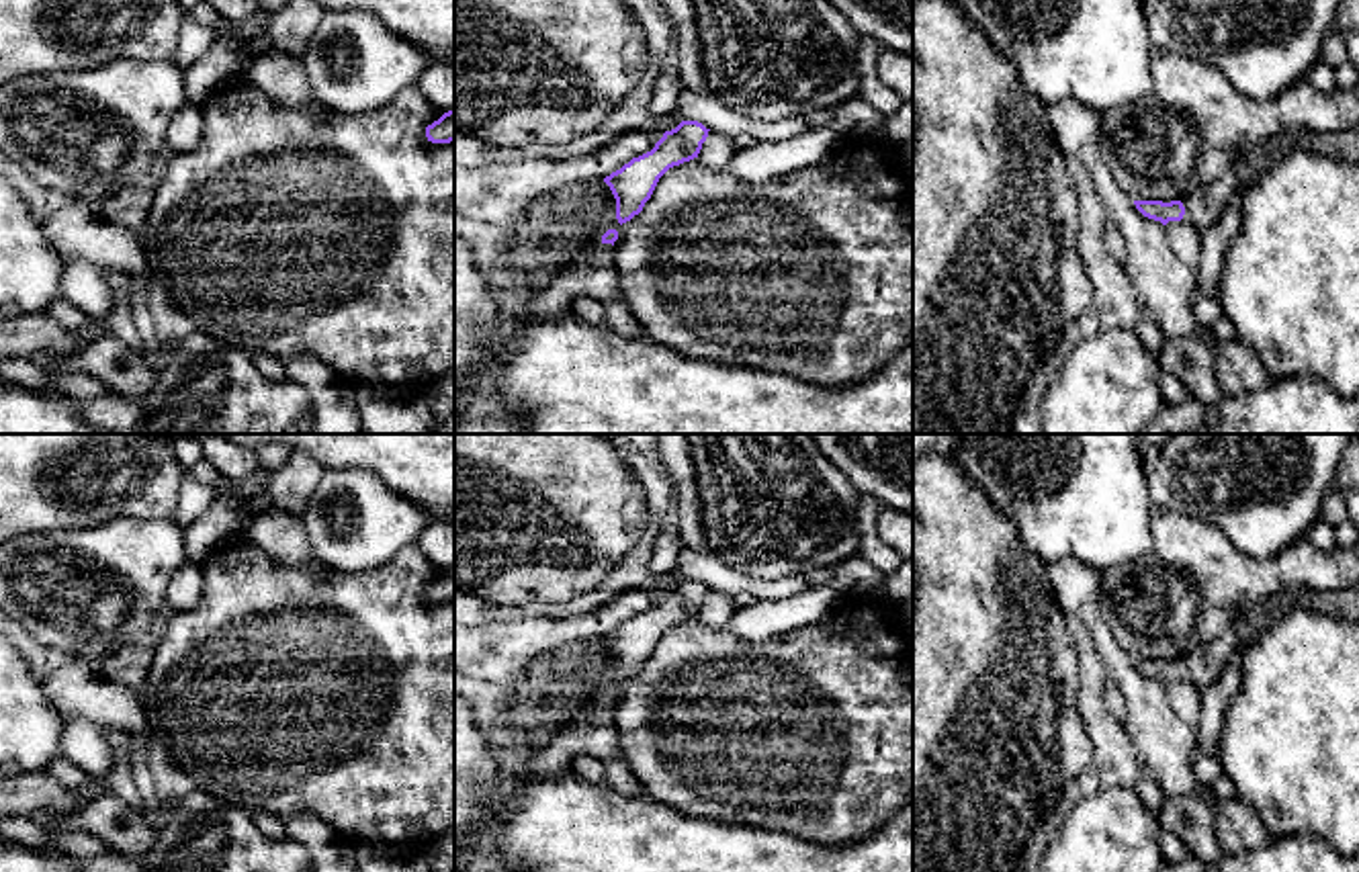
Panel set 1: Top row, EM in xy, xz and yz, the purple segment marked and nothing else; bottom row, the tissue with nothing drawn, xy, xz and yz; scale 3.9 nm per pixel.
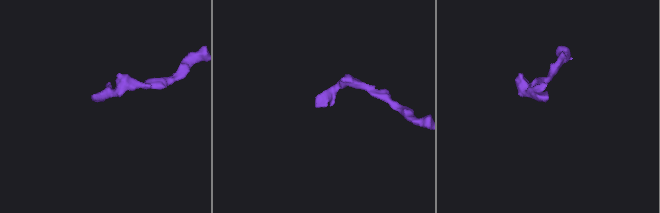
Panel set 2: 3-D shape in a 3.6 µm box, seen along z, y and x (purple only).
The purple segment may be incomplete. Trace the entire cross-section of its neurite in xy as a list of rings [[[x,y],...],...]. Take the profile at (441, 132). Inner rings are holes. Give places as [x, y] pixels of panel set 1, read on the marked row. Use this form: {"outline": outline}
{"outline": [[[454,108],[444,113],[438,121],[426,127],[426,137],[432,143],[454,141]]]}

